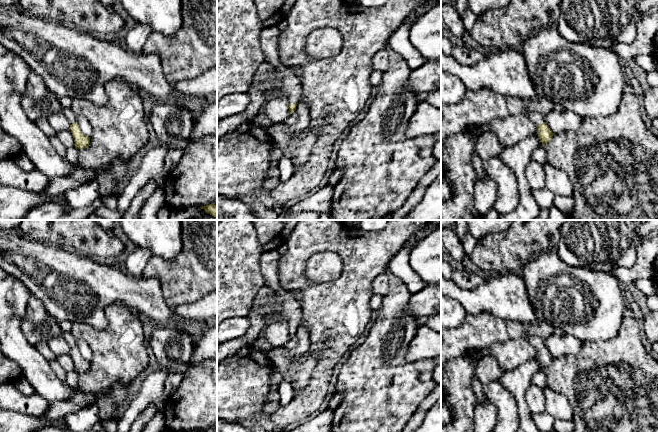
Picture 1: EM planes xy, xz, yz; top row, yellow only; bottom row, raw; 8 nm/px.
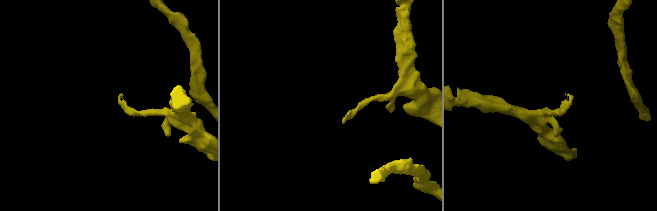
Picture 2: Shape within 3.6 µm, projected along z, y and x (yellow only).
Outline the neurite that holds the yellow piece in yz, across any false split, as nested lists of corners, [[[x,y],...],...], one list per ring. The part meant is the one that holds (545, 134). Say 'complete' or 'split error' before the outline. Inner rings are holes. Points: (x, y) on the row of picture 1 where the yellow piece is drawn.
split error; [[[527,111],[526,116],[530,117],[538,128],[538,136],[544,147],[548,142],[551,141],[554,133],[550,130],[549,126],[545,122],[546,115],[536,112]]]

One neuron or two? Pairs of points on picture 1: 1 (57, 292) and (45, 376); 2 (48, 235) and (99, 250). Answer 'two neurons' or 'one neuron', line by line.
1: two neurons
2: one neuron

